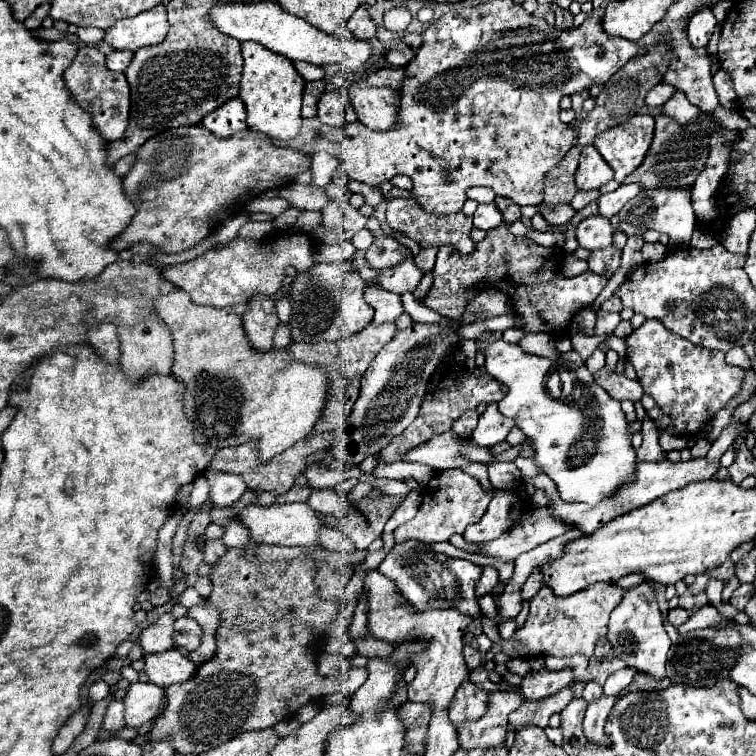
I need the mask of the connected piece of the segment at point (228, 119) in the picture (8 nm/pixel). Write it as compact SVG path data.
M239 97L227 101L225 105L221 105L221 109L215 109L213 113L209 113L209 117L205 117L203 125L217 137L231 137L231 135L247 129L243 101Z

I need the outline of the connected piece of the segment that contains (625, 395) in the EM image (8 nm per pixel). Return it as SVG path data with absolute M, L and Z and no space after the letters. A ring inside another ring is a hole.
M617 365L615 369L607 369L607 367L599 369L599 371L593 375L595 381L597 381L597 385L601 385L603 389L607 389L607 393L613 395L617 401L625 401L625 399L629 399L629 401L633 401L633 403L641 401L641 397L645 395L641 383L629 379L623 371L619 373L619 371L617 371L619 367L621 367L621 365Z

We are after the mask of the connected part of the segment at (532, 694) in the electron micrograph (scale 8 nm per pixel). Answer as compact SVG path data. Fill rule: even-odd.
M549 669L529 671L523 677L521 691L523 691L525 699L539 701L539 699L549 697L551 693L557 693L559 689L571 685L571 681L573 681L571 669L561 669L561 671L549 671Z

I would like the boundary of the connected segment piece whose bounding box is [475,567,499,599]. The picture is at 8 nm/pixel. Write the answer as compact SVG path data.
M485 567L485 569L483 569L483 575L481 575L481 579L477 581L477 585L475 585L475 595L477 595L477 599L483 597L485 593L489 593L489 589L493 589L493 585L497 585L497 577L499 577L497 569L493 569L493 567Z

